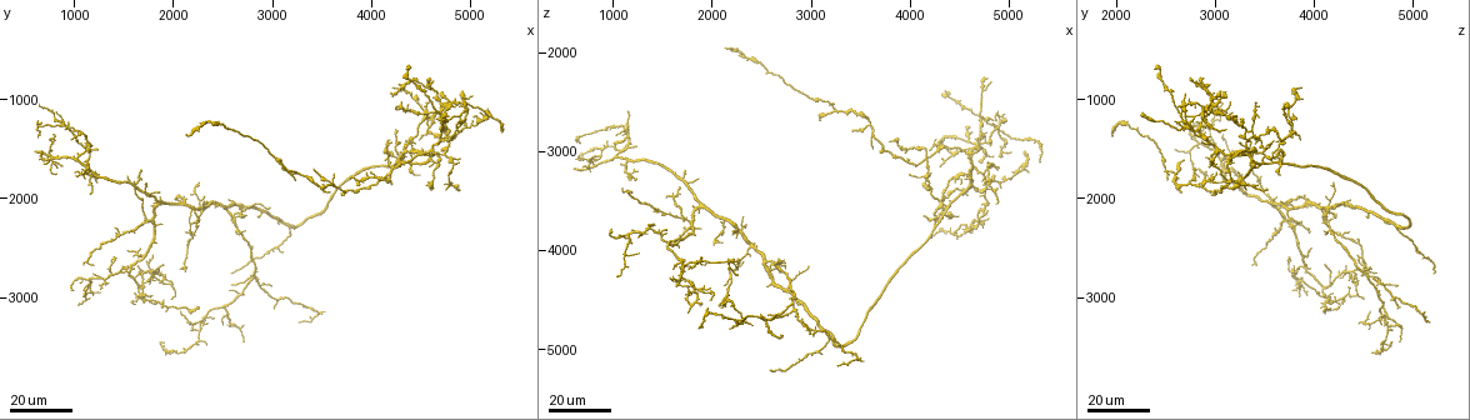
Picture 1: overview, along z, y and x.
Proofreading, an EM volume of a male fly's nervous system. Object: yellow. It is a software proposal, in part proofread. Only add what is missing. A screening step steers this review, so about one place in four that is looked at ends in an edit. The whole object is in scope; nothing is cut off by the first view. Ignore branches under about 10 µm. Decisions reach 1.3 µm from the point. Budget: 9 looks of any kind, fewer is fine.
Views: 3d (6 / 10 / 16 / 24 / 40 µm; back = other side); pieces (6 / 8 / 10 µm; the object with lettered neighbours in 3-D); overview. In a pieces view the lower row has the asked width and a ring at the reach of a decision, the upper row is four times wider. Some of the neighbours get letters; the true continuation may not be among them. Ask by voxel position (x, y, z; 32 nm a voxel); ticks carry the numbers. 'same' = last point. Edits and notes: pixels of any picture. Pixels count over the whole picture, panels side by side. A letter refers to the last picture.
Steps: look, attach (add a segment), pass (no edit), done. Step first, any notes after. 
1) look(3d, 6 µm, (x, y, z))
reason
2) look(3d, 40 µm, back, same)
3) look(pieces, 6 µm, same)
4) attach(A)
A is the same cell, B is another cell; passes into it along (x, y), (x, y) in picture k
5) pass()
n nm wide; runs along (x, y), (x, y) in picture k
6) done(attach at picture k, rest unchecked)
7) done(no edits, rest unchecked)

look(3d, 24 µm, (1240, 1500, 2960))
free end

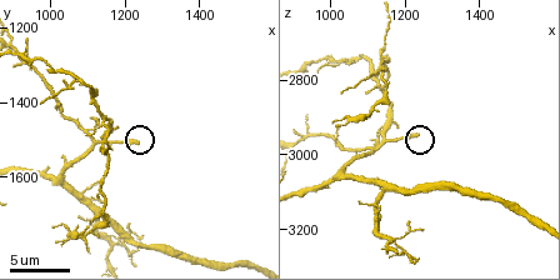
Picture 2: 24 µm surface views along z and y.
look(pieces, 10 µm, (1240, 1510, 2950))
what lies round it

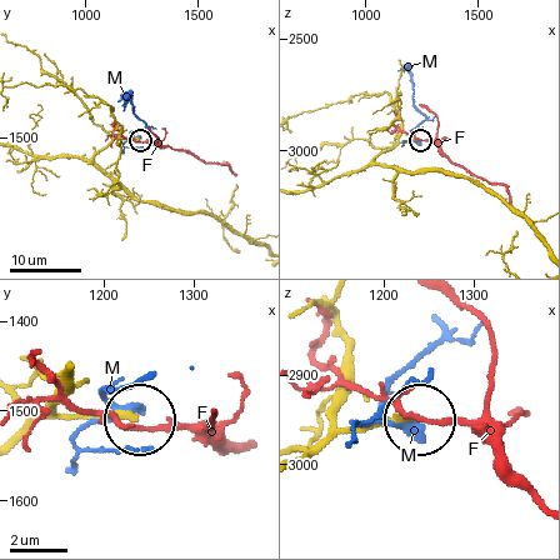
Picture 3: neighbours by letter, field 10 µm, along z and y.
pass()
F and M are other cells; none of them fits

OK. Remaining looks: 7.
look(3d, 24 µm, (620, 1520, 3160))
an open end

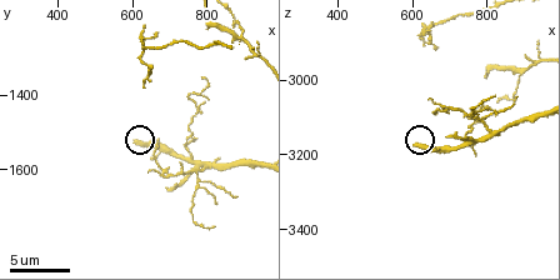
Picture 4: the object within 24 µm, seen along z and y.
look(pieces, 10 µm, (610, 1530, 3170))

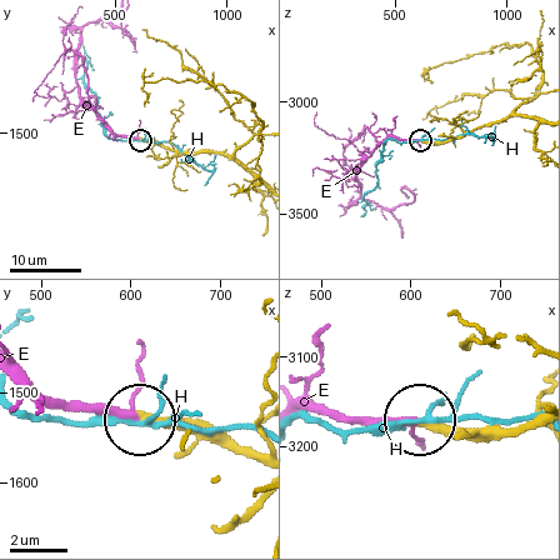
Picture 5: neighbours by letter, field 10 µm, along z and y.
attach(E)
E is the same cell, H is another cell; passes into it along (206, 441), (128, 413), (59, 408), (23, 369) in picture 5; it goes on there

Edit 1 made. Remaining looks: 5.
look(3d, 24 µm, (4220, 1460, 3240))
branch stops here

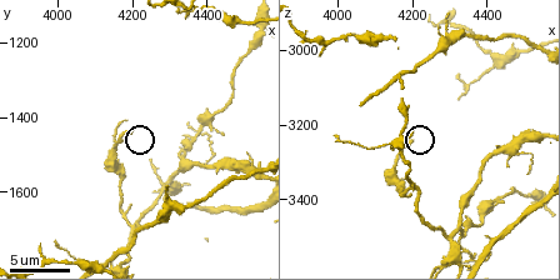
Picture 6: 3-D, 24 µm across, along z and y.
look(pieces, 6 µm, (4200, 1440, 3250))

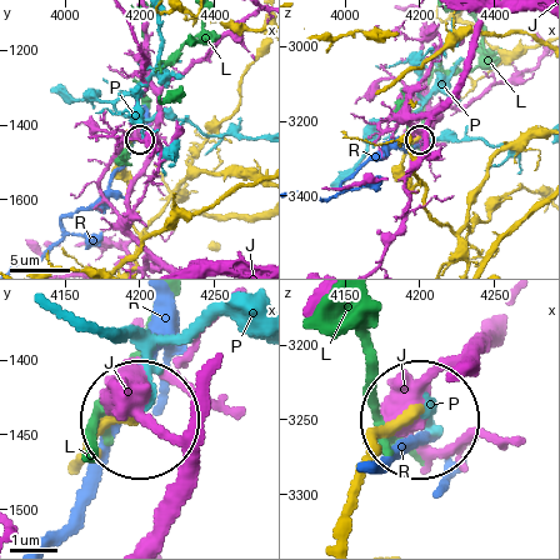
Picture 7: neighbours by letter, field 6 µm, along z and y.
pass()
J, L, P and R are other cells; runs along (351, 498), (371, 449), (415, 418) in picture 7; no lettered segment goes on from it

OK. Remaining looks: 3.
look(3d, 16 µm, (4820, 1160, 2280))
branch stops here

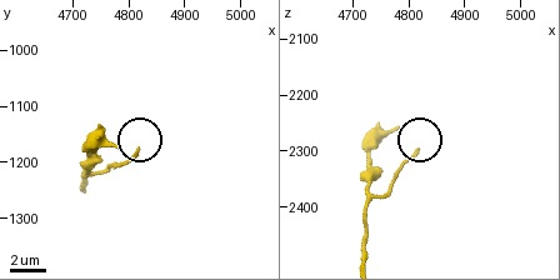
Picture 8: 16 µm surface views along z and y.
look(pieces, 8 µm, (4820, 1175, 2300))
what lies round it

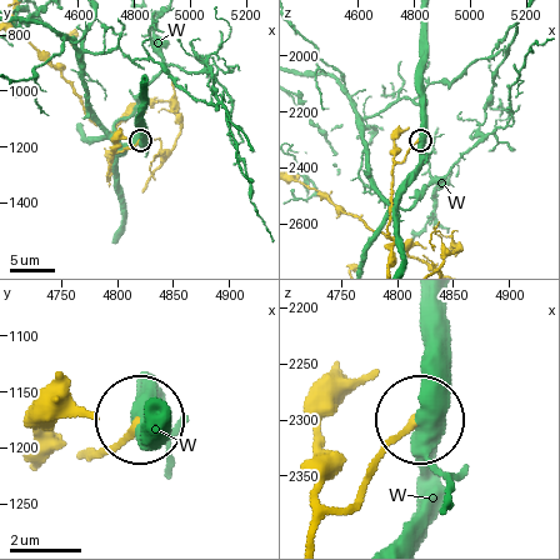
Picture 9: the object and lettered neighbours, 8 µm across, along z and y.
pass()
W is another cell; none of them fits

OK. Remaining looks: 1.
done(attach at picture 5, rest unchecked)

